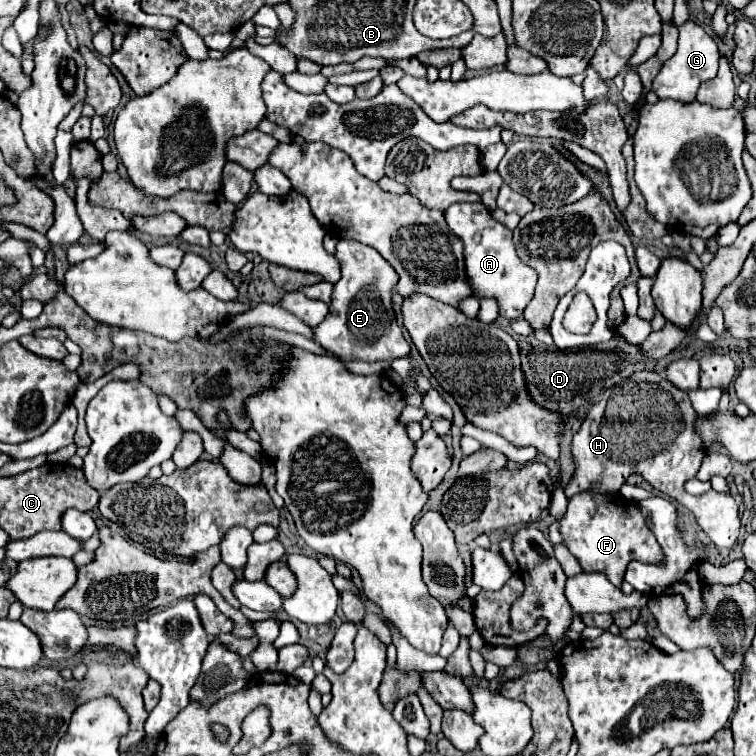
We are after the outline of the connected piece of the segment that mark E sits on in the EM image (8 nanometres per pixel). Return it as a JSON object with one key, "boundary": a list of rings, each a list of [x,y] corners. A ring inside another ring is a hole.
{"boundary":[[[338,241],[336,259],[342,267],[342,279],[334,285],[326,319],[320,325],[312,327],[314,341],[342,363],[372,363],[406,357],[410,353],[410,345],[404,339],[392,311],[392,293],[398,283],[398,273],[394,267],[376,249],[358,241]]]}

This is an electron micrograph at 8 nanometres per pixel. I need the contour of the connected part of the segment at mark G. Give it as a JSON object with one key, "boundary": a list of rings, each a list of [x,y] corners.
{"boundary":[[[688,19],[684,25],[678,27],[678,49],[676,53],[662,65],[660,73],[652,81],[652,91],[660,99],[676,99],[682,97],[680,101],[690,103],[694,101],[694,95],[700,87],[700,83],[713,79],[718,72],[720,51],[716,47],[716,41],[700,27],[700,23]]]}

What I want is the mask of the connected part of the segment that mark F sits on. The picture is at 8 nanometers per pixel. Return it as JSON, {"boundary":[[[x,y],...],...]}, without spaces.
{"boundary":[[[578,493],[570,499],[568,511],[560,519],[560,533],[570,553],[578,559],[584,571],[604,573],[616,587],[624,579],[626,565],[630,561],[658,563],[662,559],[658,541],[652,531],[646,527],[644,515],[638,511],[634,501],[618,495],[596,495],[596,493]]]}

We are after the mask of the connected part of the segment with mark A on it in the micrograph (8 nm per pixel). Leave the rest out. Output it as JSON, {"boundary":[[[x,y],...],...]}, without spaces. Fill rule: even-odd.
{"boundary":[[[454,203],[446,209],[446,223],[452,233],[464,243],[464,259],[466,259],[466,279],[472,289],[472,297],[496,299],[500,307],[500,317],[504,319],[520,319],[524,307],[530,303],[534,295],[534,287],[538,281],[538,273],[520,261],[512,243],[512,231],[498,223],[490,211],[482,203]]]}

